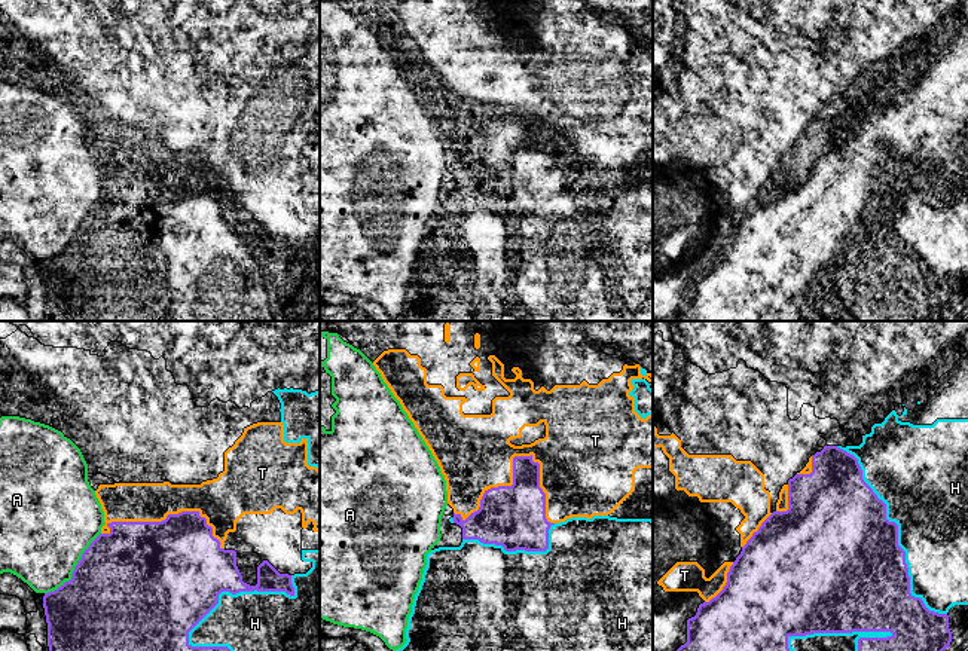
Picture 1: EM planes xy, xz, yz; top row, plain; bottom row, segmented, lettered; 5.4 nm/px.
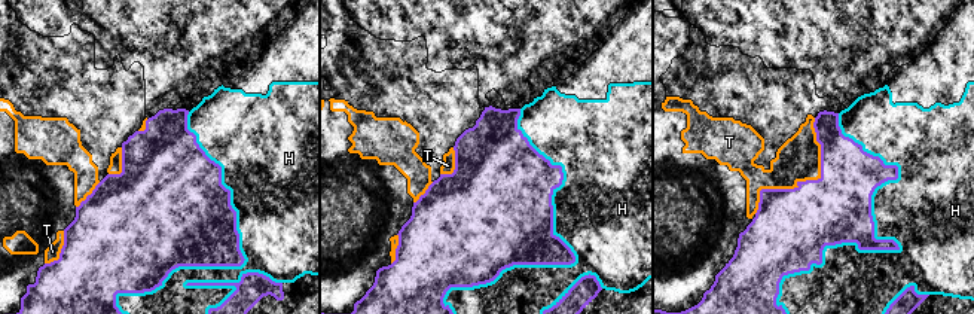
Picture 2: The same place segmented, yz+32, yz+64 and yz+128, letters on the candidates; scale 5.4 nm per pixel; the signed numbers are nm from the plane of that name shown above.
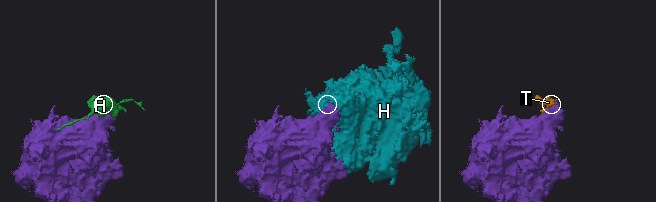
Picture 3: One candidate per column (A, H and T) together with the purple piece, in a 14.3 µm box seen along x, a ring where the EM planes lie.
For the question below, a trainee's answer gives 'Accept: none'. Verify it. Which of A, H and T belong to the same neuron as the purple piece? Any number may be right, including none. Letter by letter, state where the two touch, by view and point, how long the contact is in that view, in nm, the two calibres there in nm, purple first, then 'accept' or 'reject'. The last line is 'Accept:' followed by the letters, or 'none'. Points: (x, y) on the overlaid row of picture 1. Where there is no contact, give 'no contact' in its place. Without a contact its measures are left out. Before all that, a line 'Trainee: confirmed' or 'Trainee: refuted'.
Trainee: refuted
A: contact xy (75, 568); length 440 nm; calibres 500 and 480 nm; reject
H: contact yz (897, 532); length 1100 nm; calibres 480 and 440 nm; reject
T: contact xz (513, 461); length 550 nm; calibres 260 and 400 nm; accept
Accept: T

